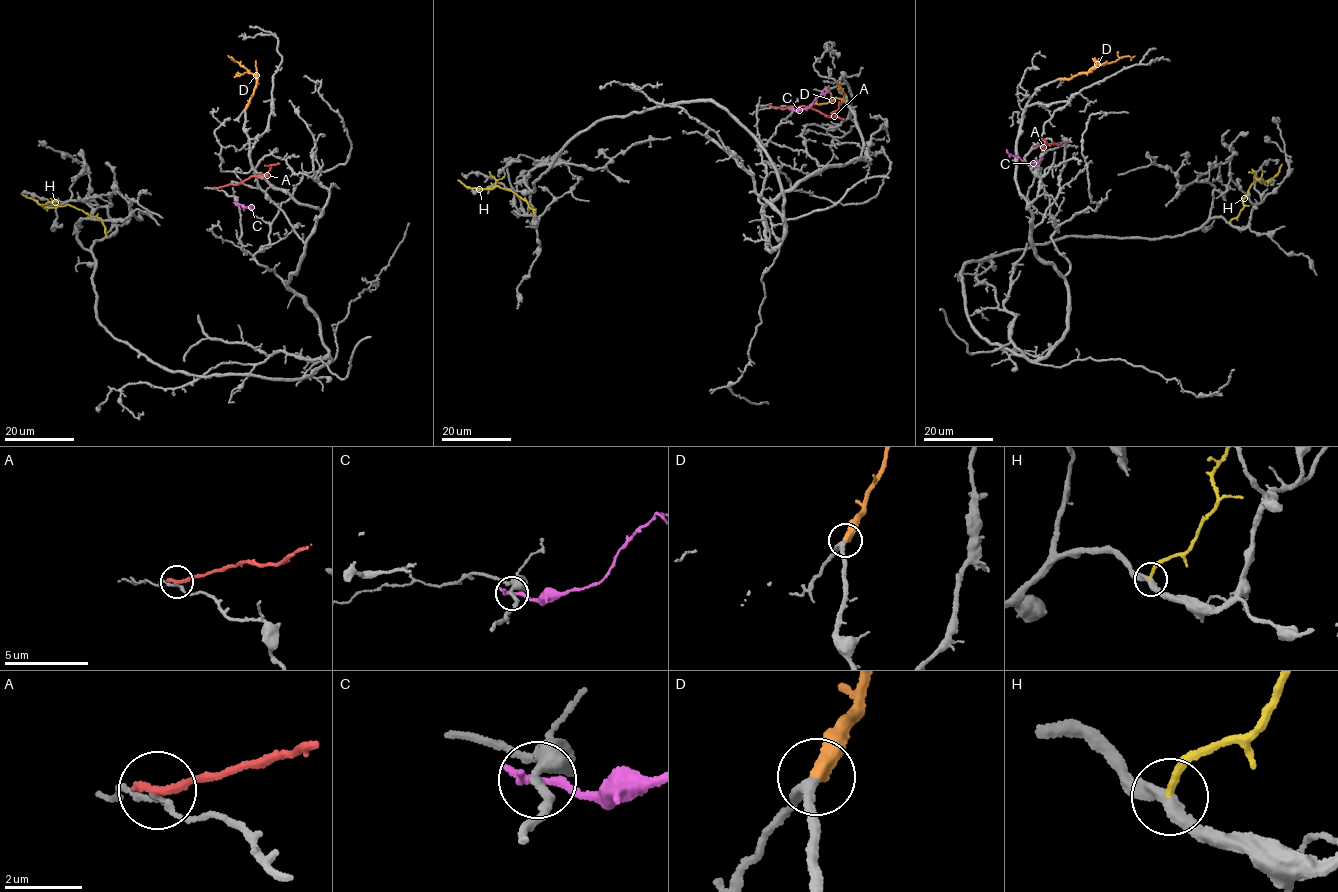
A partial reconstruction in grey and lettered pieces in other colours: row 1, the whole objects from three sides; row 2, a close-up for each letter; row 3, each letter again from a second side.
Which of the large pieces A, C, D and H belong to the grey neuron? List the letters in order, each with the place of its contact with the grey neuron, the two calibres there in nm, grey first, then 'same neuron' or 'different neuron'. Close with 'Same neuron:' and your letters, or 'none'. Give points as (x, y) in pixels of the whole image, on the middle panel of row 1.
A: contact (770, 106); calibres 120 and 240 nm; different neuron
C: contact (791, 110); calibres 320 and 240 nm; different neuron
D: contact (839, 81); calibres 200 and 400 nm; same neuron
H: contact (535, 210); calibres 300 and 180 nm; different neuron
Same neuron: D

